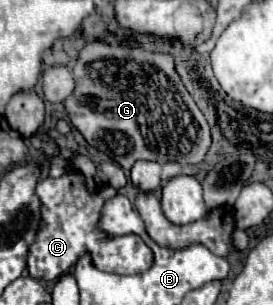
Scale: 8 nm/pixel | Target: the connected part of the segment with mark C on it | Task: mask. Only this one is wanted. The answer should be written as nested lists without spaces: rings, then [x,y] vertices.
[[[65,172],[61,178],[45,178],[37,184],[35,194],[41,200],[41,228],[35,234],[35,242],[27,254],[27,272],[31,278],[55,282],[59,276],[67,274],[81,254],[89,254],[95,268],[115,274],[141,274],[151,268],[153,254],[151,248],[135,234],[125,234],[111,238],[107,232],[99,230],[99,218],[103,202],[117,194],[115,188],[101,184],[99,190],[89,192],[85,176],[81,172]]]

